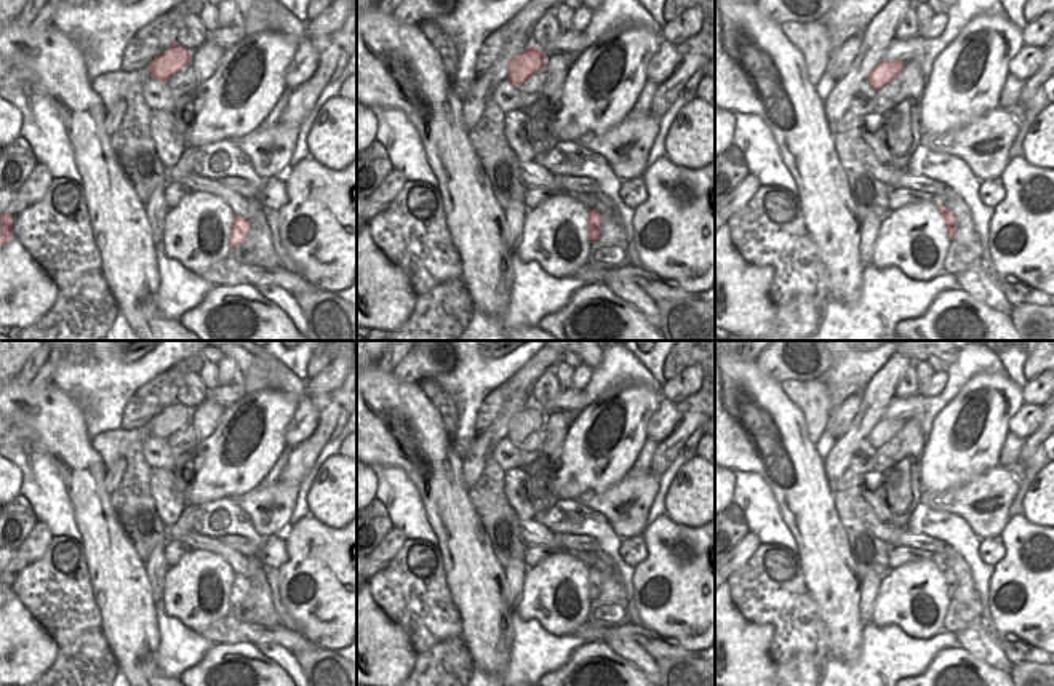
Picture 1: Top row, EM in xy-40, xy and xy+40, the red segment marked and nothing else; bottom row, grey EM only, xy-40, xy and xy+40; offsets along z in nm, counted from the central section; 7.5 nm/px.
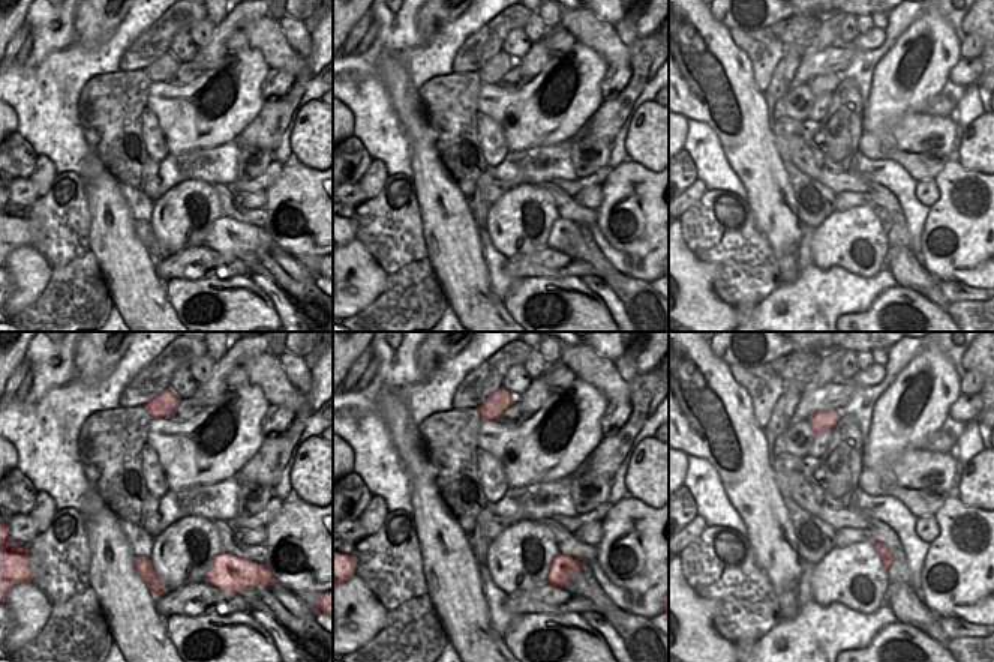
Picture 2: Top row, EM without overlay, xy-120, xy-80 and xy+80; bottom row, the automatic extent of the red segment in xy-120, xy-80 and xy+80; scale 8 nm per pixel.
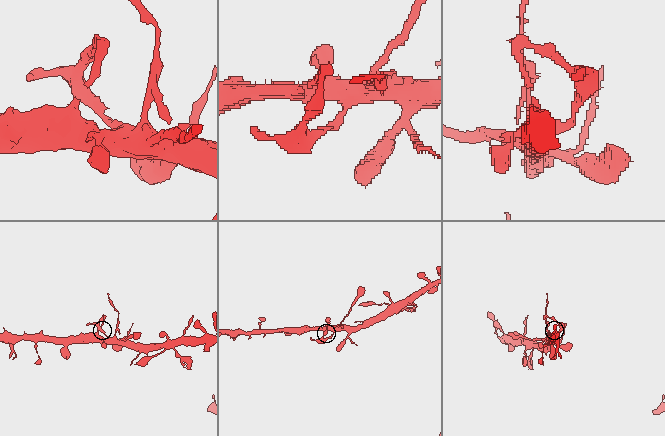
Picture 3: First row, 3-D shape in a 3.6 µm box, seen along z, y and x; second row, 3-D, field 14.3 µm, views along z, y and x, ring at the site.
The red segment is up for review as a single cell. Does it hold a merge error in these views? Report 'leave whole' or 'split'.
leave whole

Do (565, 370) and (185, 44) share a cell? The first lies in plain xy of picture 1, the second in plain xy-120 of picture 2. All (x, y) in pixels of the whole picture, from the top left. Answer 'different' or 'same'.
different

